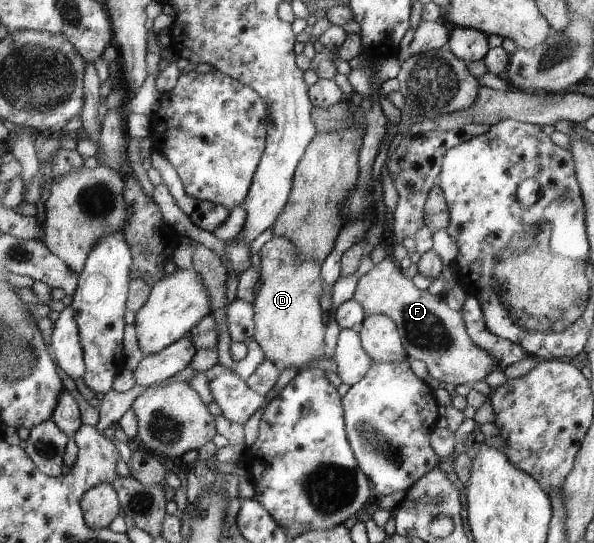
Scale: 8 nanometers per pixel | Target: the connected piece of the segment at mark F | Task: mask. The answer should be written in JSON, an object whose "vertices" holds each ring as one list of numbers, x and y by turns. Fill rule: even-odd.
{"vertices":[[387,255,357,281,353,299,362,305,367,316,382,314,397,322,408,357,424,361,431,379,448,385,472,385,499,369,486,350,474,345,463,317,448,307,445,296,416,288,411,279,402,275,392,255]]}

